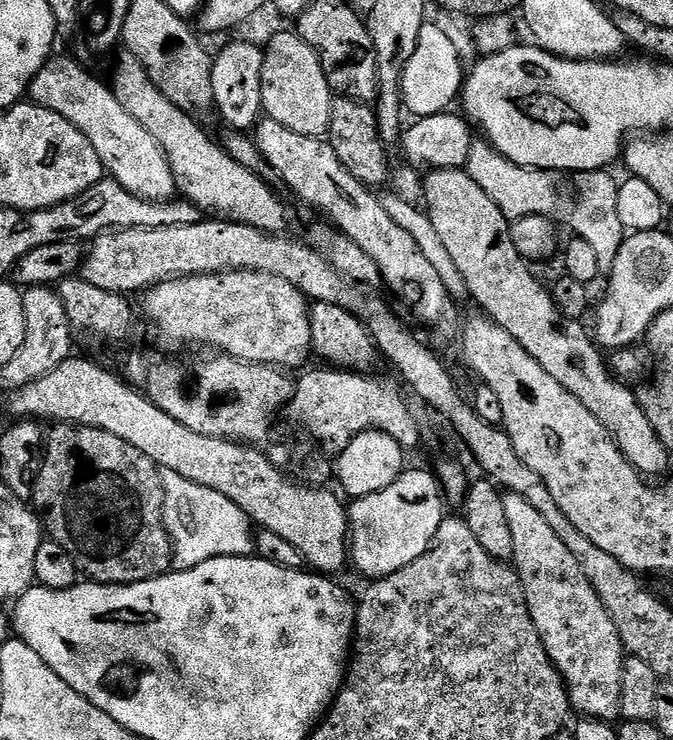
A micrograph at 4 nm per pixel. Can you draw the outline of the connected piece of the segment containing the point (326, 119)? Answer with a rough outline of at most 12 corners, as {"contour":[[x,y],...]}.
{"contour":[[295,31],[264,48],[264,112],[323,137],[334,93]]}

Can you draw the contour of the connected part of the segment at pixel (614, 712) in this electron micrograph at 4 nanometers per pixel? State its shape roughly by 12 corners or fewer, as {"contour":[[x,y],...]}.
{"contour":[[505,495],[514,567],[584,718],[619,721],[626,653],[570,546]]}

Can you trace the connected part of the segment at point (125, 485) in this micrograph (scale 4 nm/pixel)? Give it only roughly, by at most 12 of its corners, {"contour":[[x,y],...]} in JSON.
{"contour":[[57,423],[31,499],[98,584],[173,571],[138,446]]}

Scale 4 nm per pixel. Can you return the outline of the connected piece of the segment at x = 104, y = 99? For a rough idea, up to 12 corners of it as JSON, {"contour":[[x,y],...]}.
{"contour":[[53,55],[31,103],[62,114],[105,173],[157,202],[177,195],[172,163],[74,57]]}

